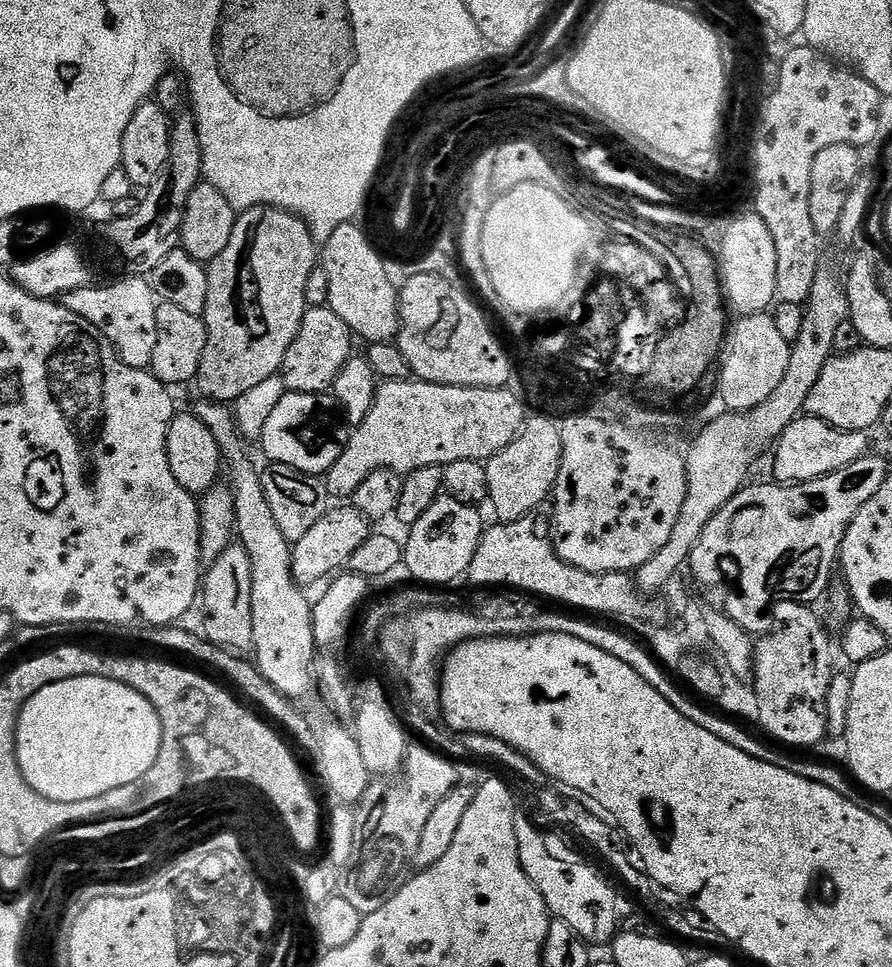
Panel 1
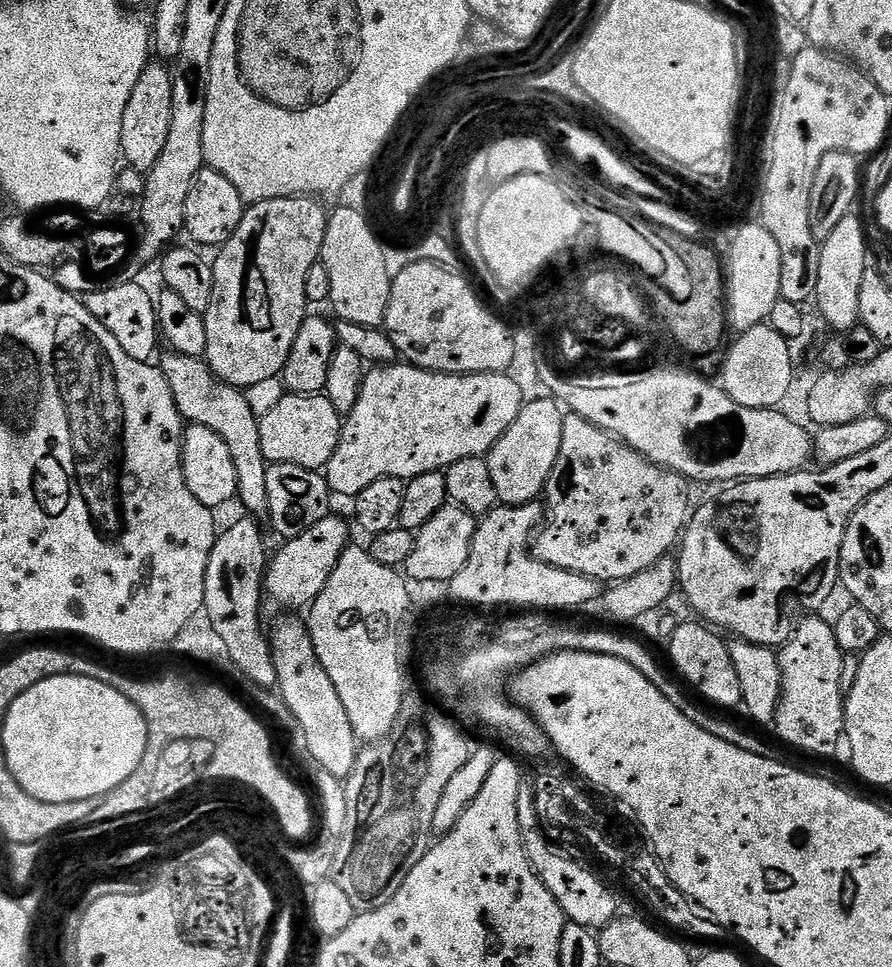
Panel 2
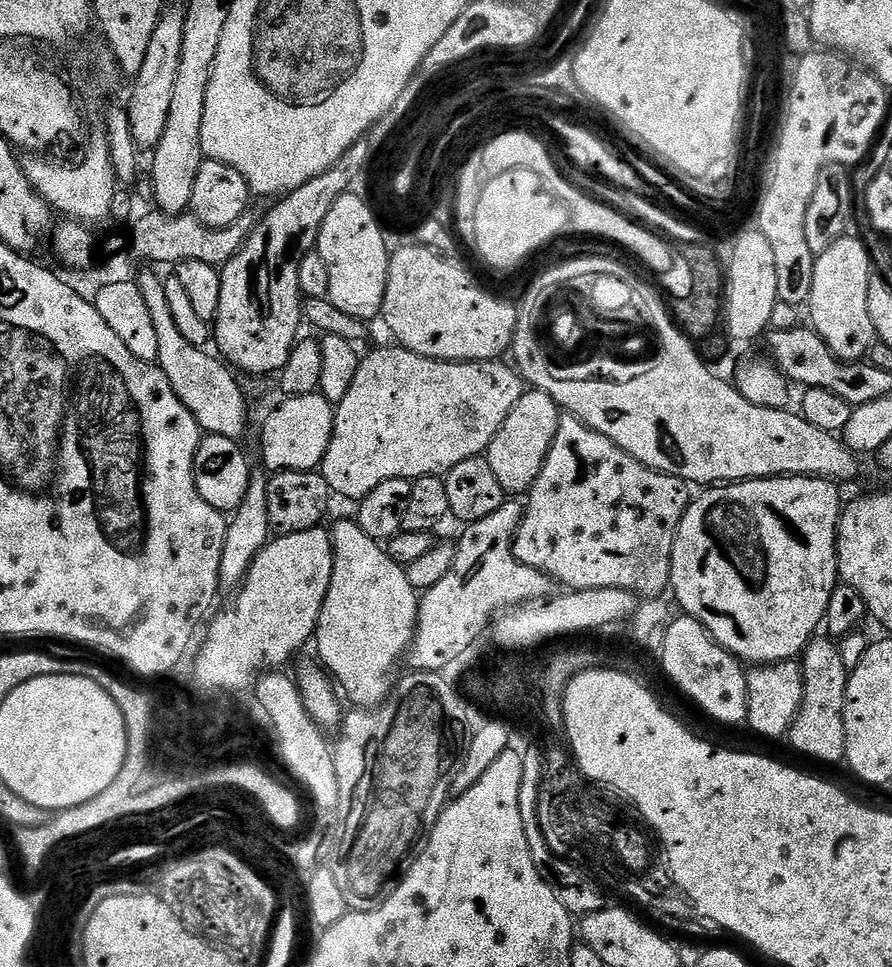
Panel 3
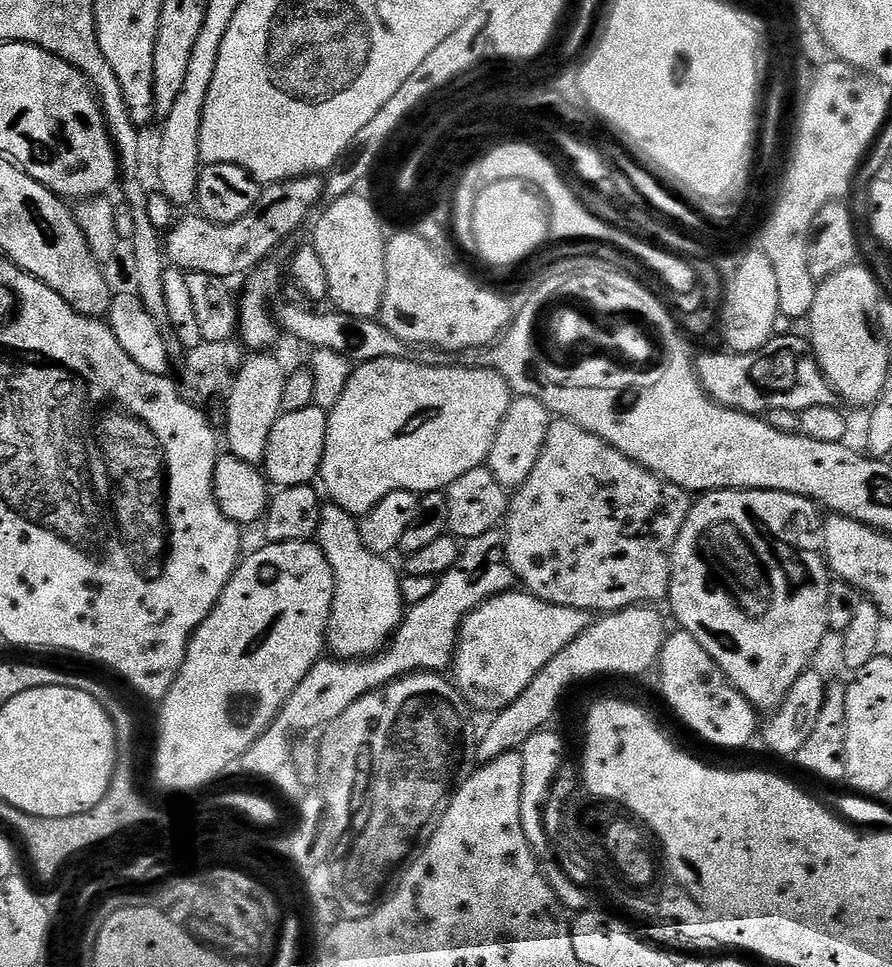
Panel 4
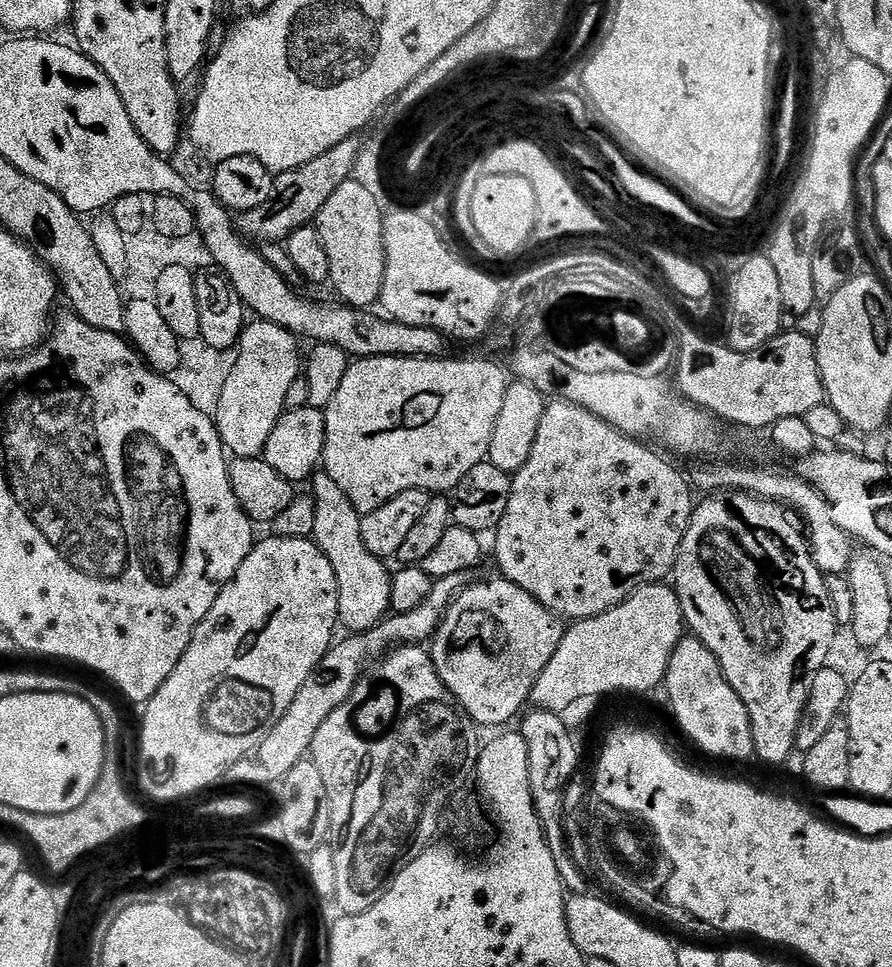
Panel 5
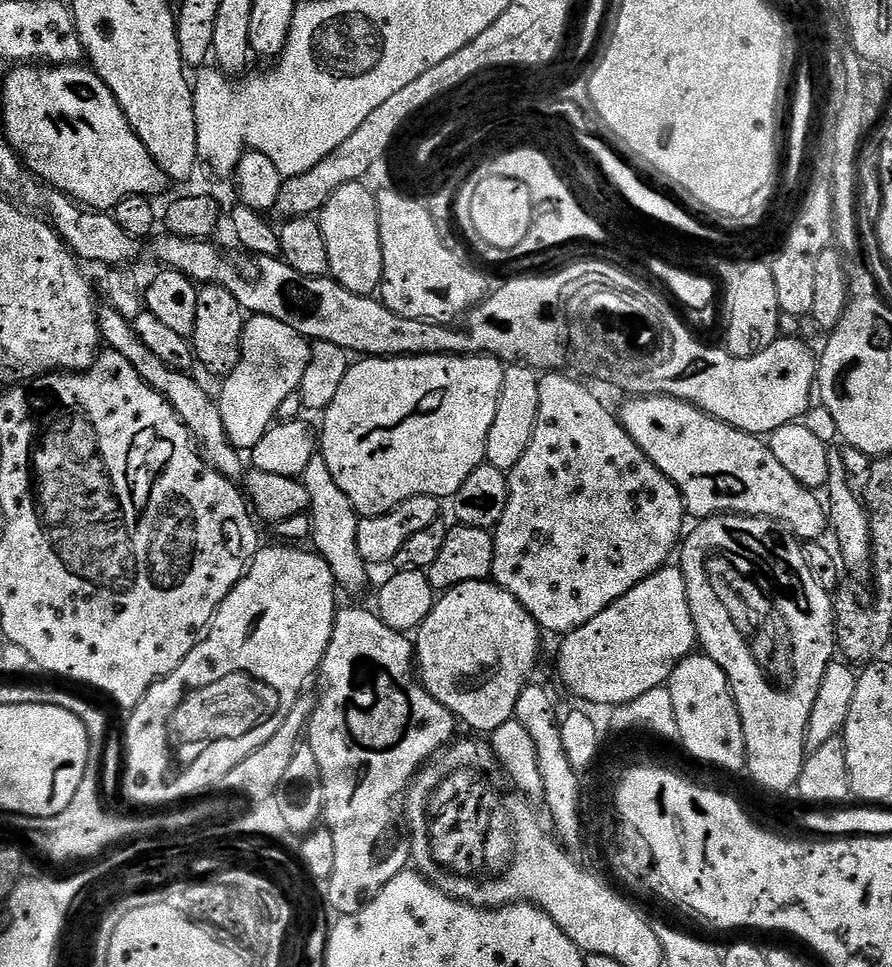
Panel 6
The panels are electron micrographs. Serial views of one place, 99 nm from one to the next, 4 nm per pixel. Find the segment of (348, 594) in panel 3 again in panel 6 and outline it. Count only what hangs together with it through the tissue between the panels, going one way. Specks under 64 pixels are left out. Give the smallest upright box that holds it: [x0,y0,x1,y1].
[302,454,369,585]

